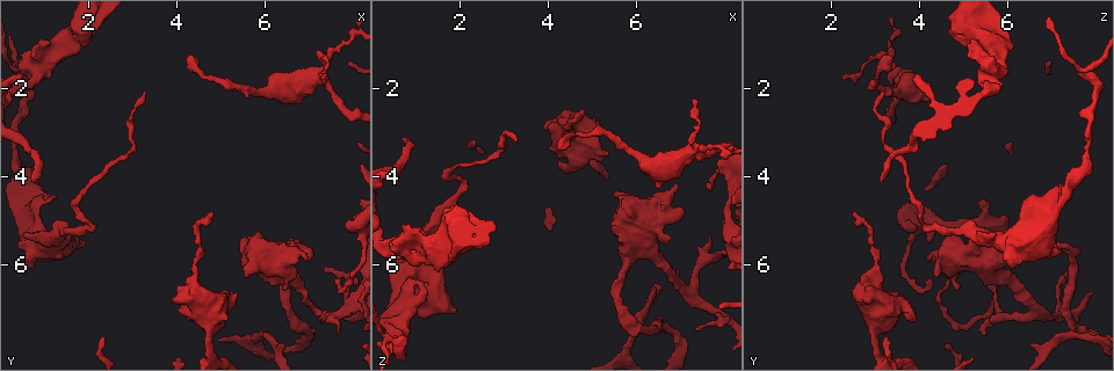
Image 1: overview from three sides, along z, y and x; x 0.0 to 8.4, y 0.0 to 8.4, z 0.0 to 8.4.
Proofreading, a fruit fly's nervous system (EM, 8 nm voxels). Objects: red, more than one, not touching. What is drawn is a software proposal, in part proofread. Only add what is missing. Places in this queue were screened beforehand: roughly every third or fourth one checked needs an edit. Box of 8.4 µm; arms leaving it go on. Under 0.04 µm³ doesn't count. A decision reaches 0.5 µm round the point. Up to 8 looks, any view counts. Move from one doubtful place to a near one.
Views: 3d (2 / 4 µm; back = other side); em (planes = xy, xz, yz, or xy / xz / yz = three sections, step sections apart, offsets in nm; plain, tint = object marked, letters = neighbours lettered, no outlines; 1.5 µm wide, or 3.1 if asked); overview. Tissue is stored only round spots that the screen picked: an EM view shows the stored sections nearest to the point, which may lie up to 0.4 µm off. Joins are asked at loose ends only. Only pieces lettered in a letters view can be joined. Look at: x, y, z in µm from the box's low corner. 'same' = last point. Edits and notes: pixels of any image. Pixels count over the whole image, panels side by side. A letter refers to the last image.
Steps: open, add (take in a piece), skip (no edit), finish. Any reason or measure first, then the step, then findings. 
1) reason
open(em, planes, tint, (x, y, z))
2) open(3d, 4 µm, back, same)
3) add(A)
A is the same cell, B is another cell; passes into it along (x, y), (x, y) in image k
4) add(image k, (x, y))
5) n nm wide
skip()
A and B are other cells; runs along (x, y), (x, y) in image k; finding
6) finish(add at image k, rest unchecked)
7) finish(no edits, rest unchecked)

tapers out
open(em, planes, letters, (0.75, 4.10, 3.05))

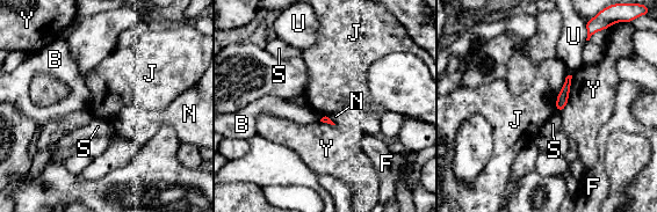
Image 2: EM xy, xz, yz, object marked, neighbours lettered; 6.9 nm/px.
skip()
B, F, J, N, S, U and Y are other cells; border along (567, 77), (554, 107) in image 2; no lettered piece goes on from it

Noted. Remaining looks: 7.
an open end
open(em, planes, tint, (1.95, 5.55, 7.10))

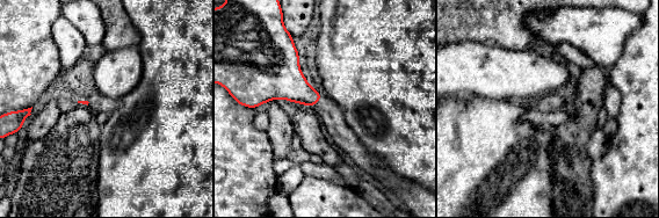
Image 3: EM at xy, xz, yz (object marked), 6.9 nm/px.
what lies round it
open(em, planes, letters, same)

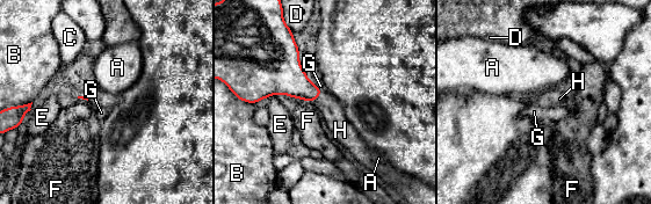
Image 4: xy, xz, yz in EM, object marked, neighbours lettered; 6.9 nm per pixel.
add(H)
H is the same cell, A, B, C, D, E, F and G are other cells; it goes on there

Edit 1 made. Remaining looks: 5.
free end
open(3d, 4 µm, (7.60, 7.60, 5.45))

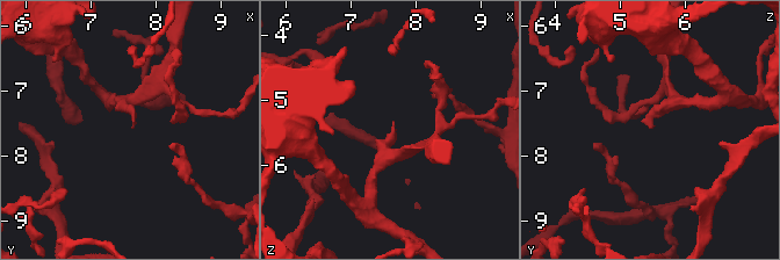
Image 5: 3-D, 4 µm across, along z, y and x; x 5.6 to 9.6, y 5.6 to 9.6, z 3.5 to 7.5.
open(em, planes, letters, (7.65, 7.60, 5.45))

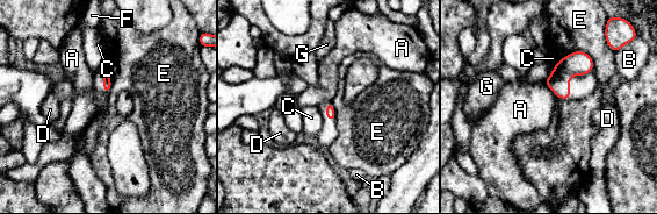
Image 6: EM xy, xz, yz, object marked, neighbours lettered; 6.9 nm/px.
skip()
A, B, C, D, E, F and G are other cells; border along (593, 59), (571, 51), (551, 71) in image 6; none of them fits

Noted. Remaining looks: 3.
finish(add at image 4, rest unchecked)

